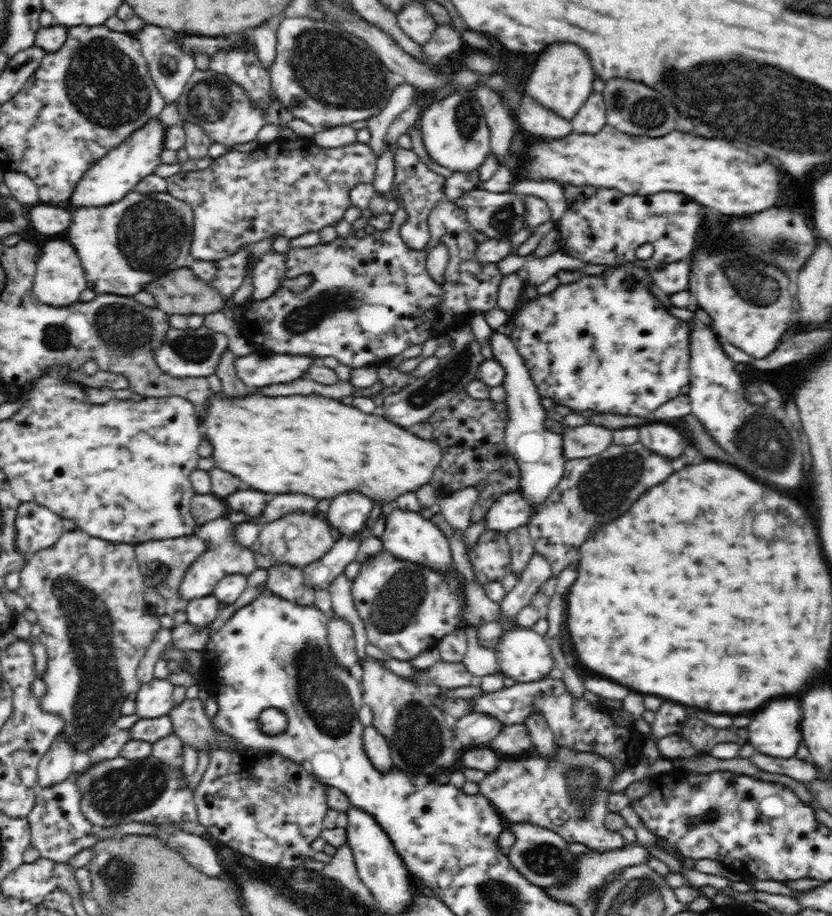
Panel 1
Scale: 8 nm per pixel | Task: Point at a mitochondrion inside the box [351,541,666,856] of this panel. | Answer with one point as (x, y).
(397, 606)

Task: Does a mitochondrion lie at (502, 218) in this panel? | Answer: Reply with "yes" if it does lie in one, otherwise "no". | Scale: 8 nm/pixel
yes

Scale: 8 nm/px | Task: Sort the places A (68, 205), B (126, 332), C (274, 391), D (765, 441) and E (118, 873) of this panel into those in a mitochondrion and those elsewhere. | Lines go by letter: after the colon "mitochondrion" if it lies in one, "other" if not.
A: other
B: mitochondrion
C: other
D: mitochondrion
E: mitochondrion

